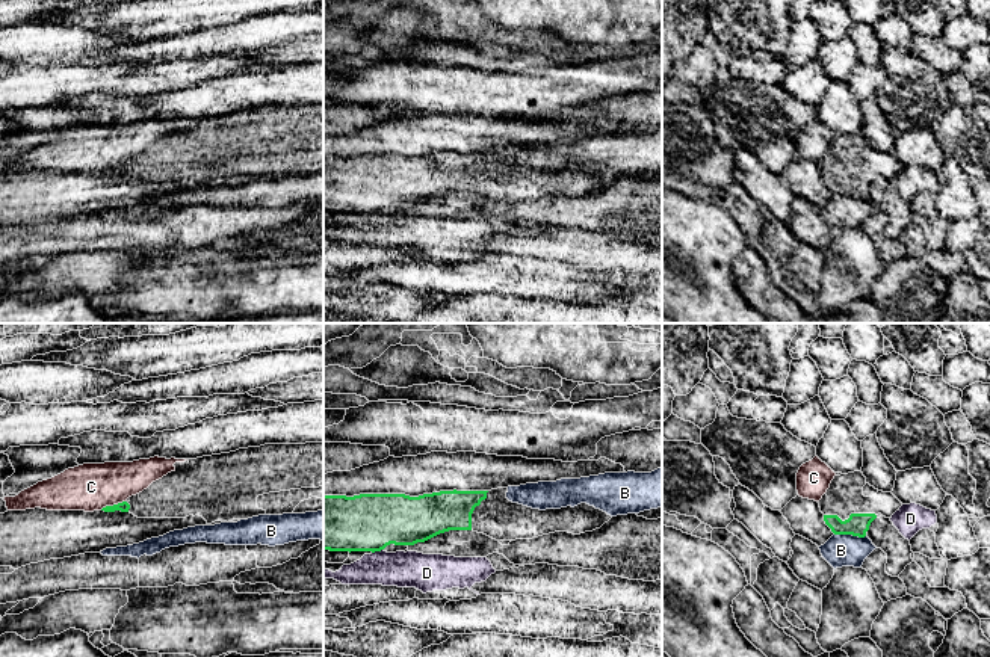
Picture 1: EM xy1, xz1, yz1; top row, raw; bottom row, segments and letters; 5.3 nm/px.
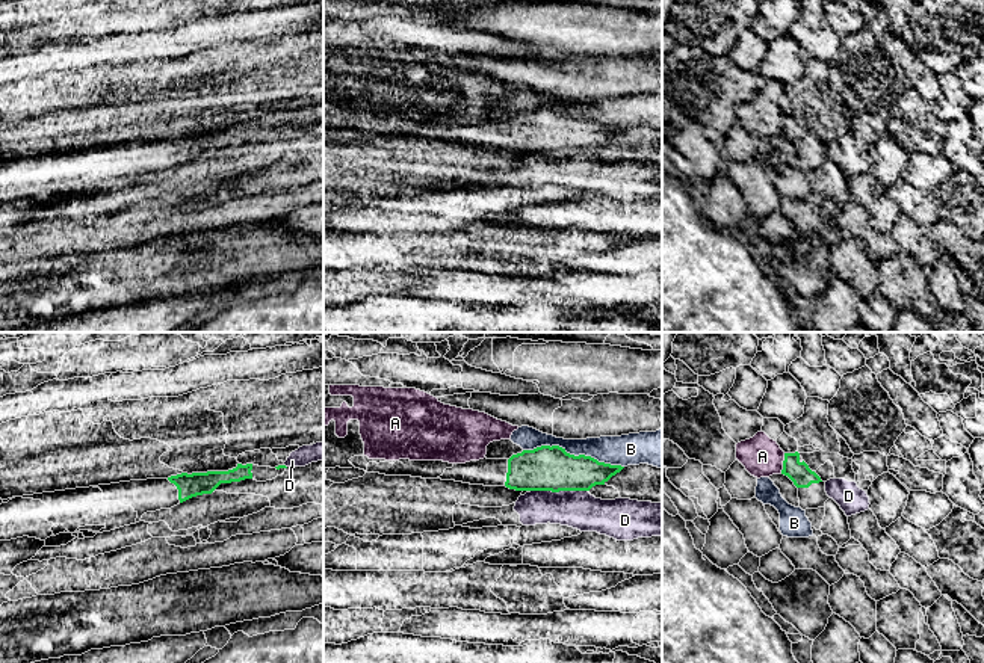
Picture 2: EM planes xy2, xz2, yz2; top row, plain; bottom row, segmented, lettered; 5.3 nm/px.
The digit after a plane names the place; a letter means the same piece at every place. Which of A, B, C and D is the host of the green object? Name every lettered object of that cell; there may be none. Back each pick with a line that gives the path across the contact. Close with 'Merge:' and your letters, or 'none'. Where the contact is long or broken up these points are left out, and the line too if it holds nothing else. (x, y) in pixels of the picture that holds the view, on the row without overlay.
Merge: none

